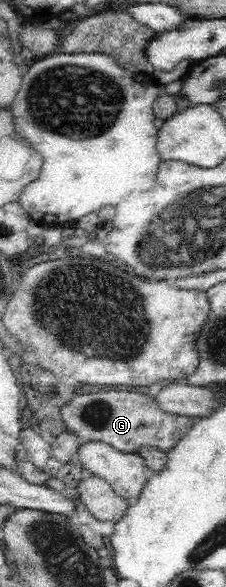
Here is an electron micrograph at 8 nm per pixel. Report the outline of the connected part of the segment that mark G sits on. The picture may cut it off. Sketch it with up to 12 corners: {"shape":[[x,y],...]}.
{"shape":[[123,390],[71,394],[61,407],[82,441],[167,453],[201,417]]}

